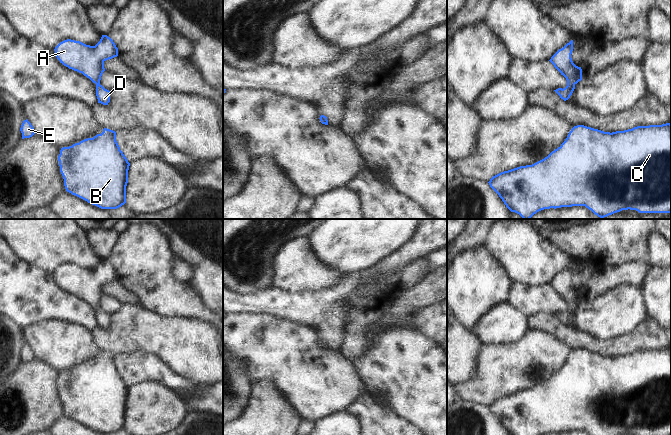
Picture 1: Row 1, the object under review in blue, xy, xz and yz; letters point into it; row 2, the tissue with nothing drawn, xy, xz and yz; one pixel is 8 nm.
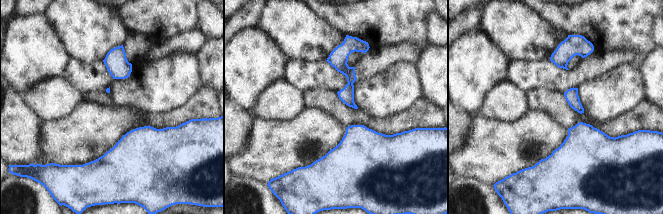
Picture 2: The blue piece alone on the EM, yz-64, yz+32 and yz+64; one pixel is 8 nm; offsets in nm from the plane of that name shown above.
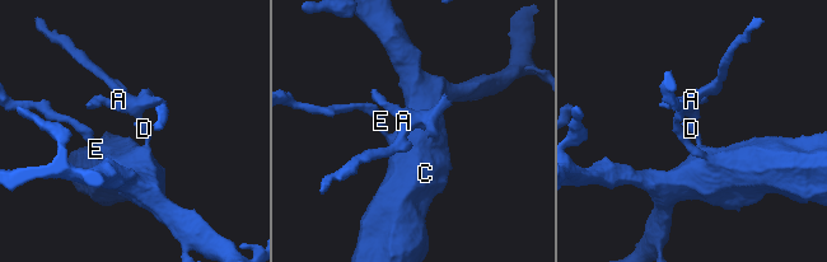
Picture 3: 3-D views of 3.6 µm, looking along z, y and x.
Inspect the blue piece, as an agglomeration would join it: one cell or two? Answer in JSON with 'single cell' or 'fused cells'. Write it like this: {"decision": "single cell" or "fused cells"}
{"decision": "single cell"}

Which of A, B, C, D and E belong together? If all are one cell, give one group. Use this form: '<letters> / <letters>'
A B C D E

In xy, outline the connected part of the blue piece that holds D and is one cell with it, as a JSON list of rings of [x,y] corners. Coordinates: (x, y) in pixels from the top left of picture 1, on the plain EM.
[[[102,259],[95,270],[90,270],[67,263],[60,266],[54,274],[60,287],[82,297],[96,308],[98,327],[108,329],[111,317],[100,308],[100,304],[105,295],[104,286],[118,280],[118,272],[113,264],[107,259]]]

